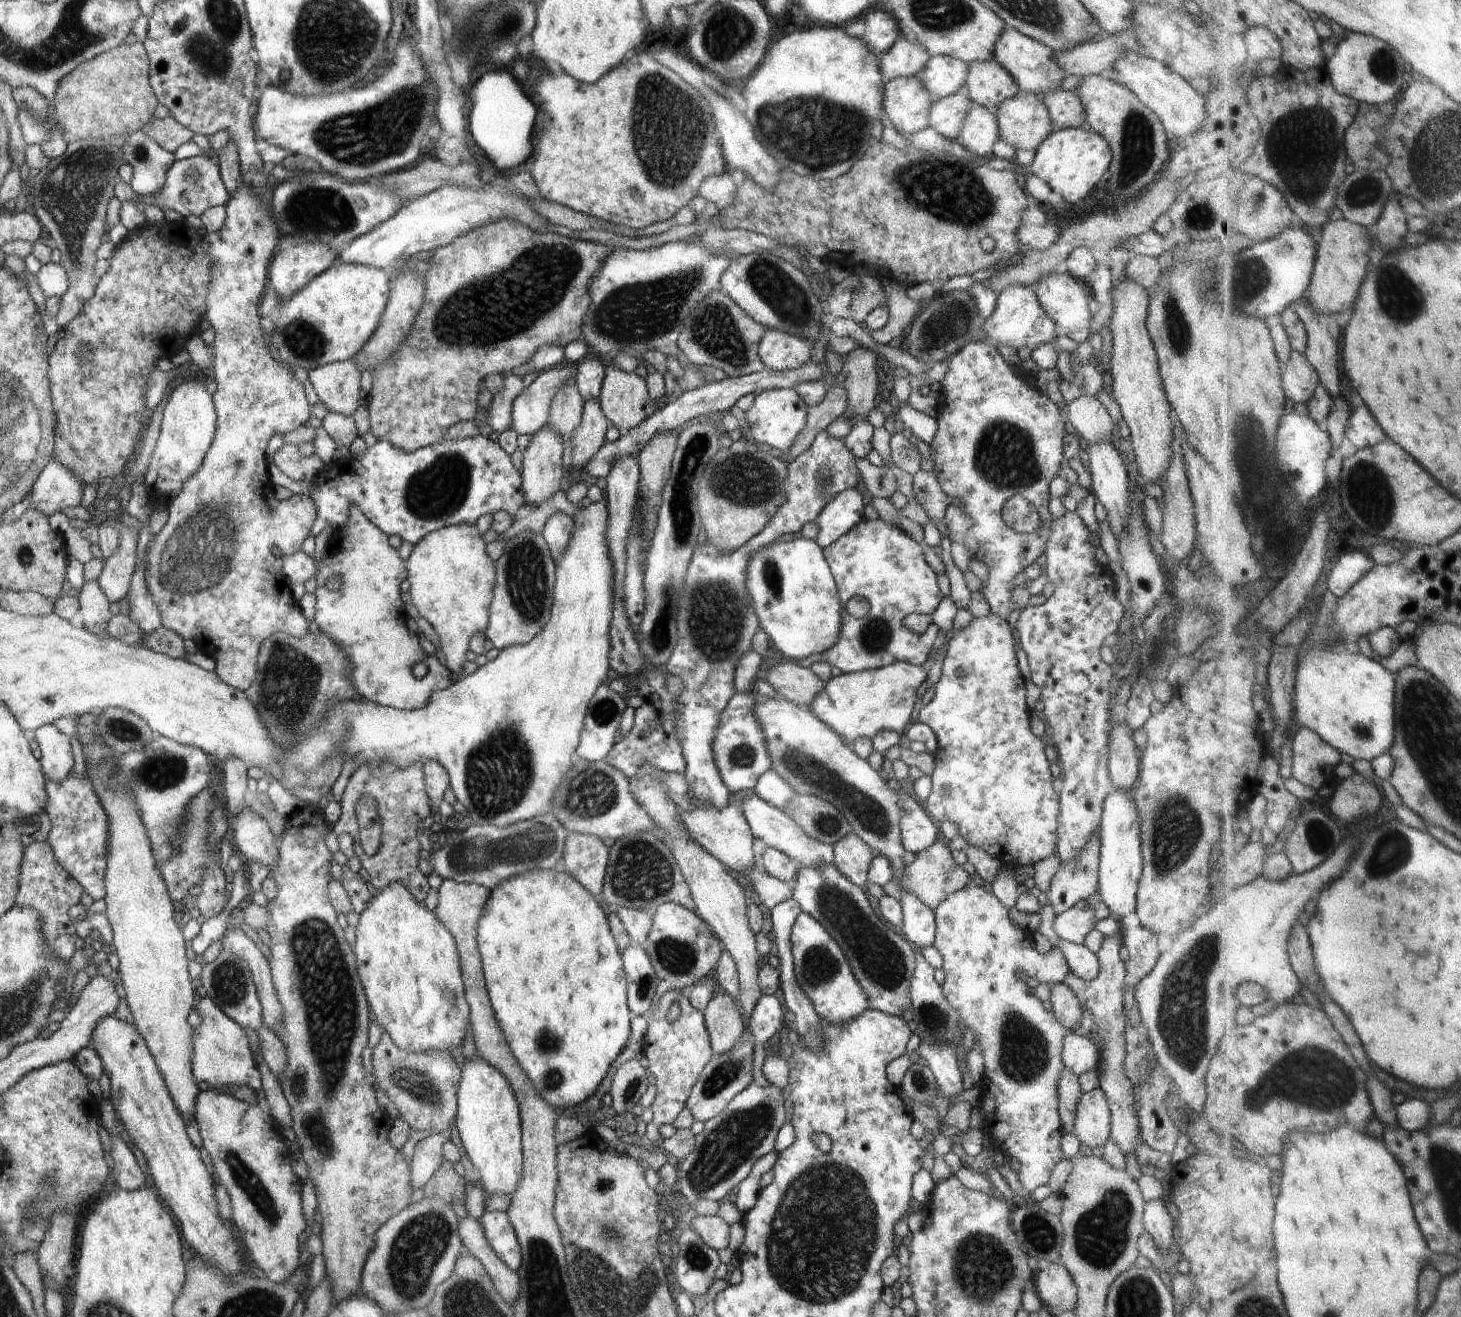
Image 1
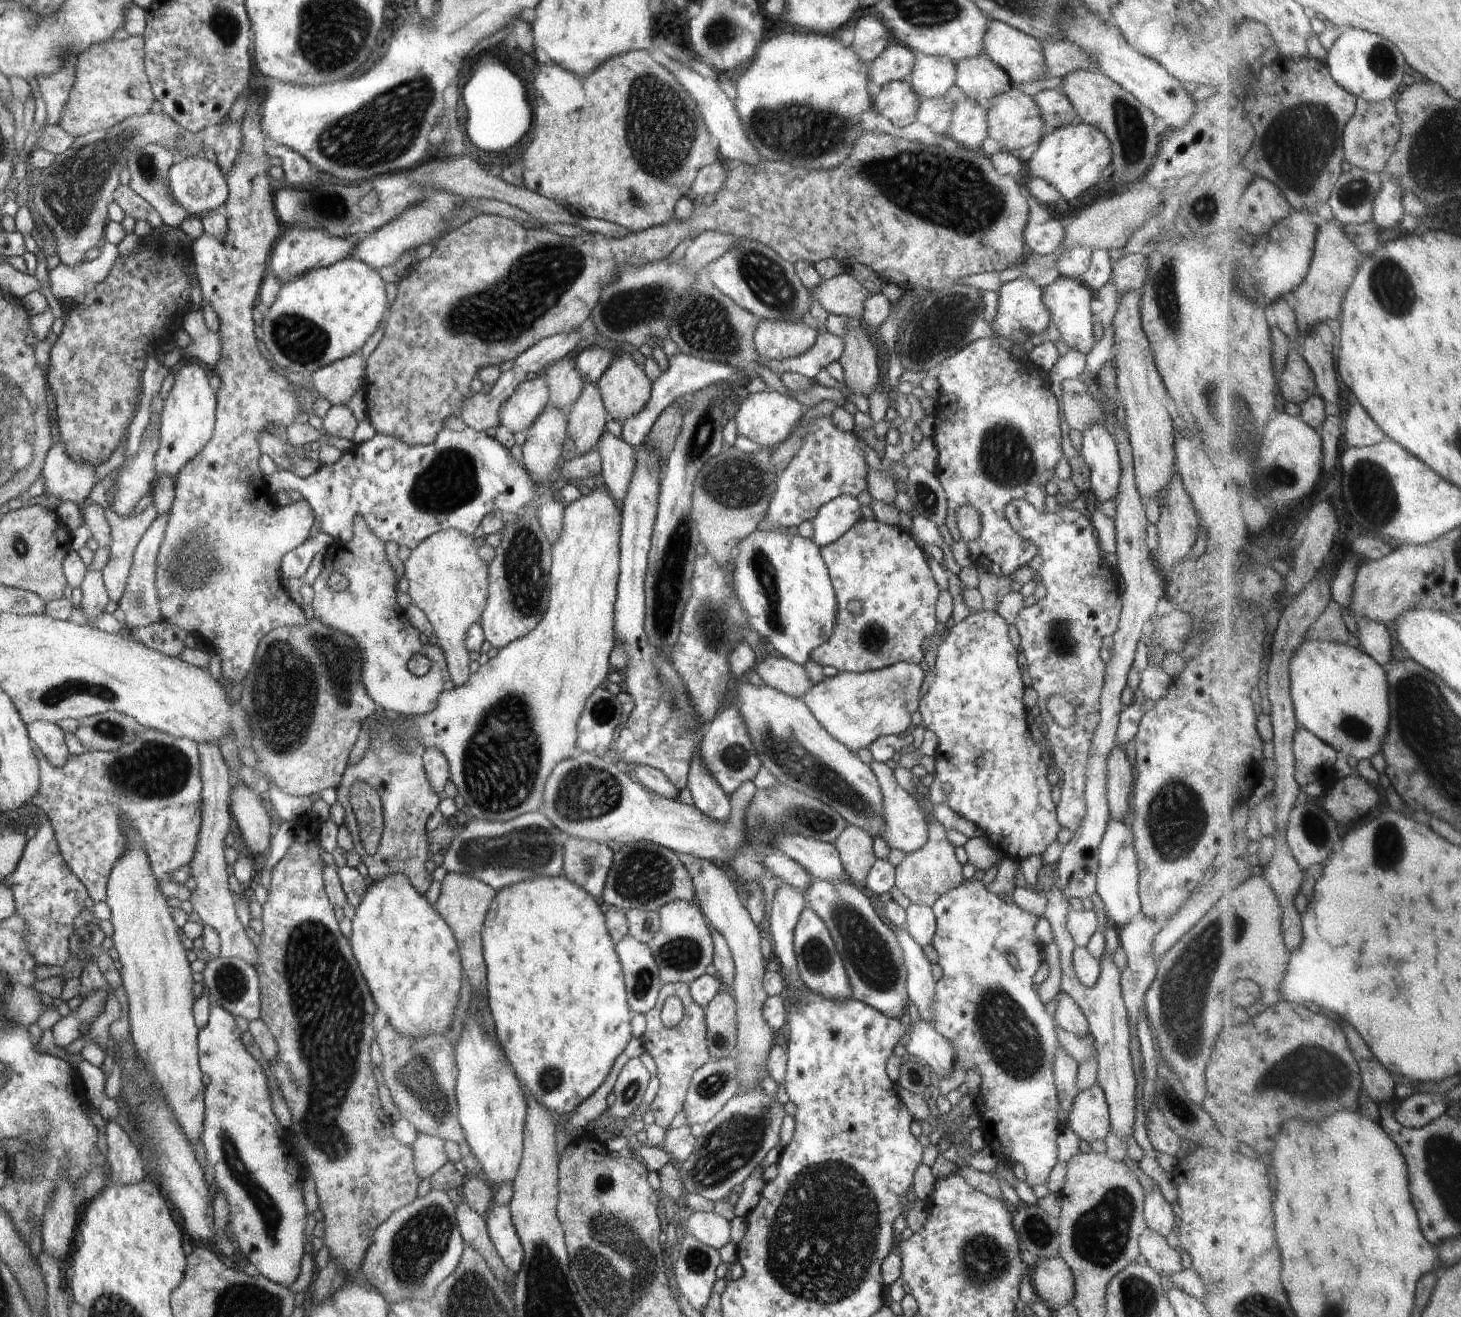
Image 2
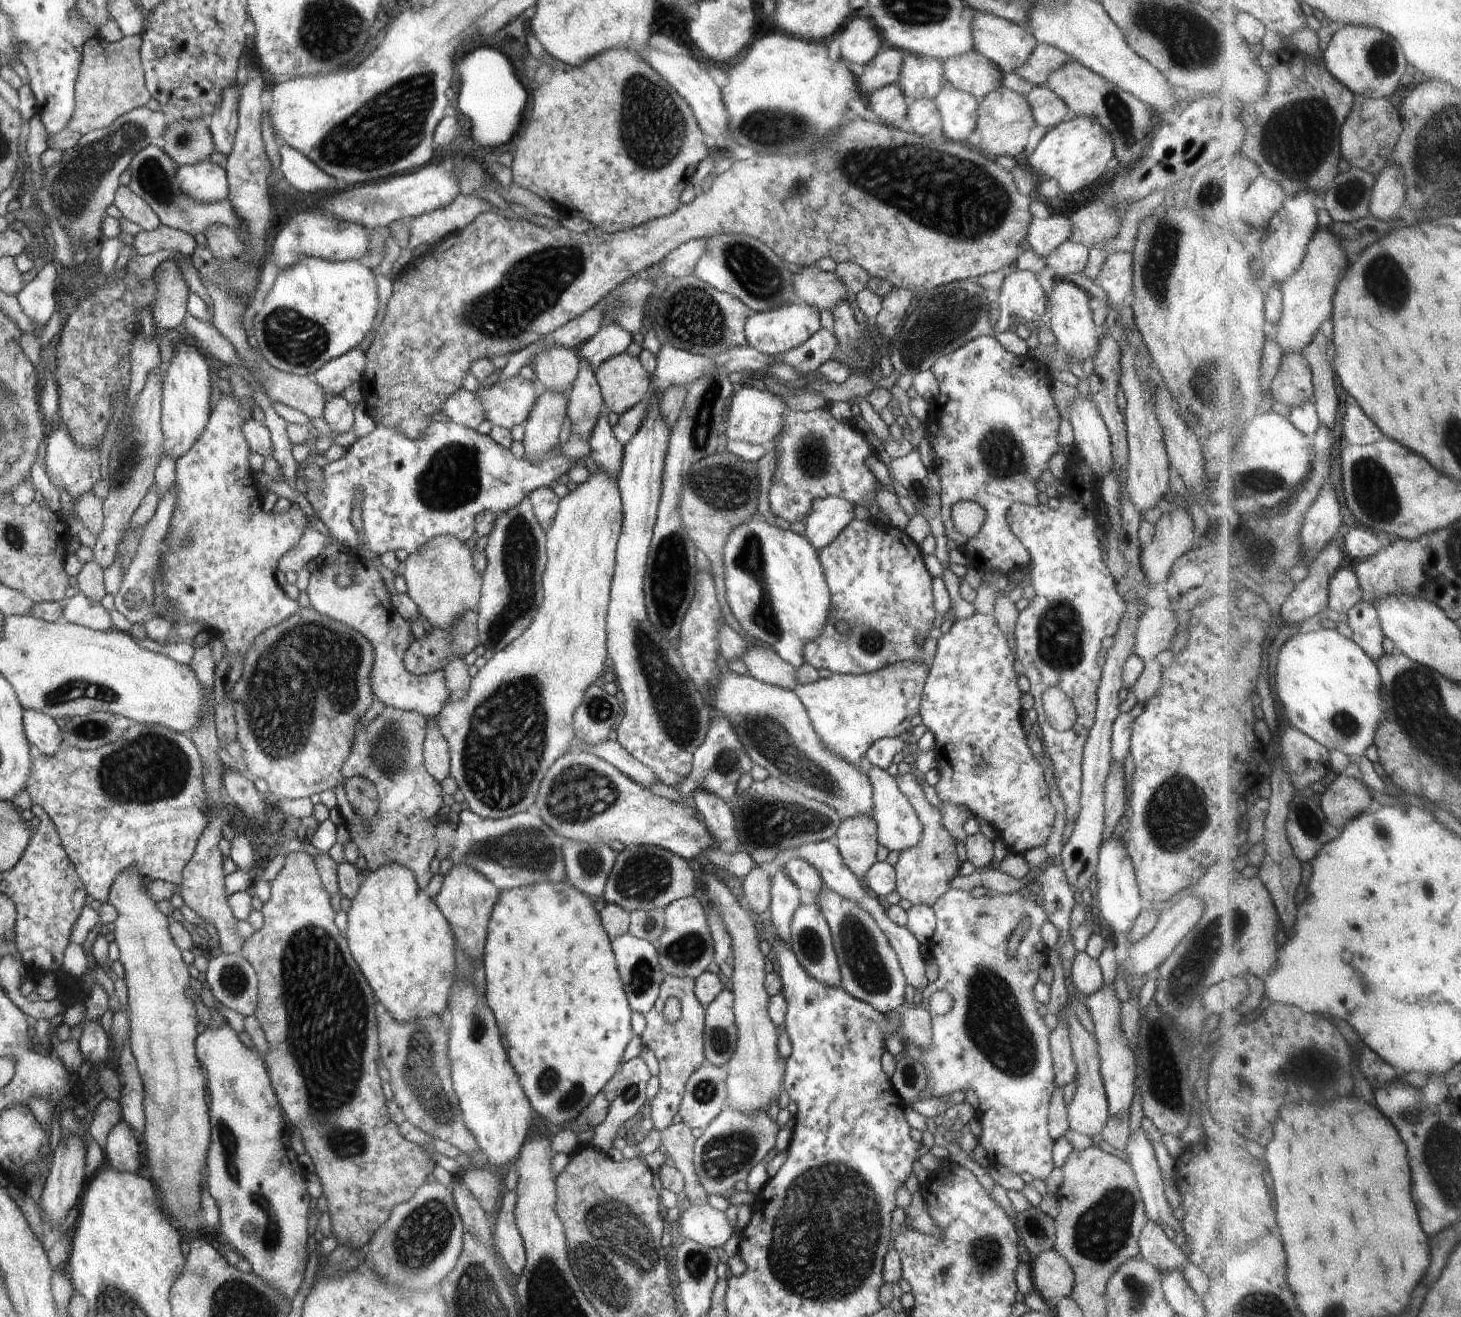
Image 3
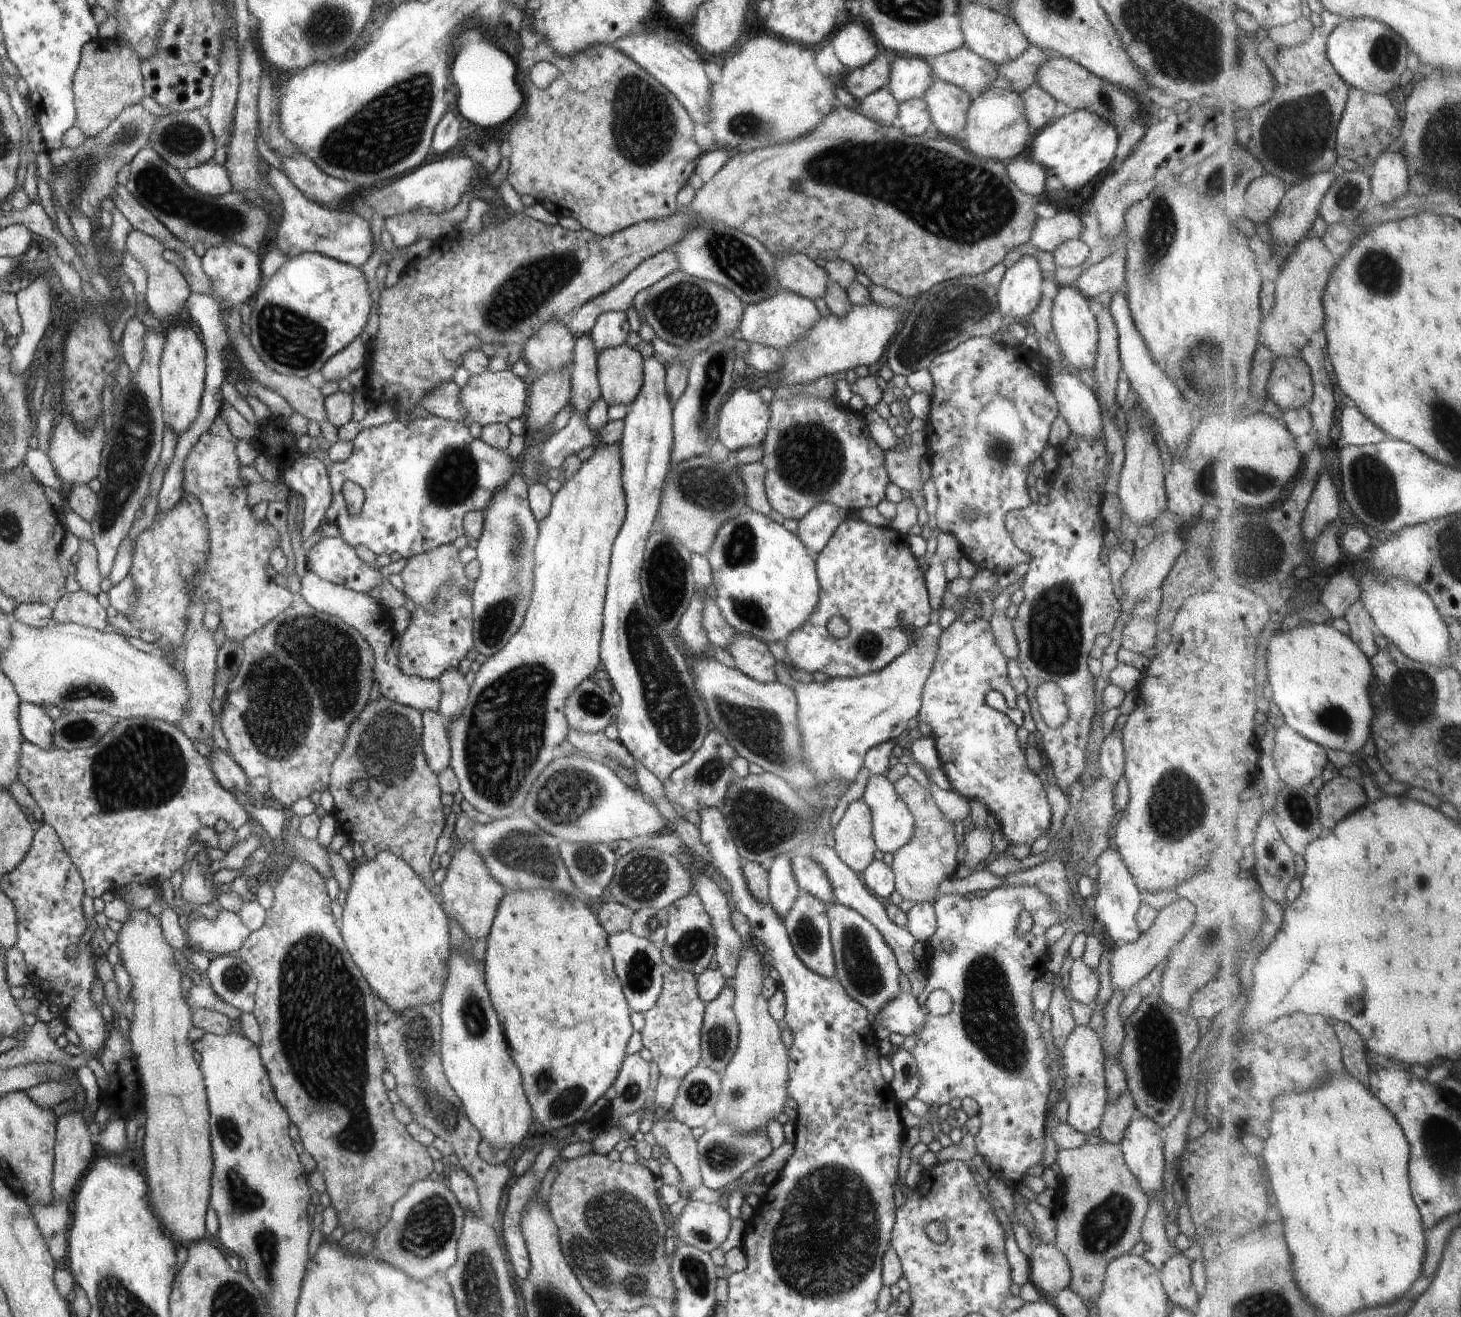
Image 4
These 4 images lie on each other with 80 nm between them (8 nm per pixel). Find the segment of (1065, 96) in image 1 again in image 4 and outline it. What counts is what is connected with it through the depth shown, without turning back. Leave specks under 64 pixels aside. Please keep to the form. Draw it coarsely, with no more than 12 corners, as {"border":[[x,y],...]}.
{"border":[[1039,84],[1019,95],[1031,132],[1054,120],[1057,100]]}

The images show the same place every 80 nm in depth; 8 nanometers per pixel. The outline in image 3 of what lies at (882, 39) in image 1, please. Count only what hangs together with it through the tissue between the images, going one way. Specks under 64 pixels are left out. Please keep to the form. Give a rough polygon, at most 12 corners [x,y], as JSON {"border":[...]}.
{"border":[[869,18],[841,32],[841,56],[868,64],[885,47]]}

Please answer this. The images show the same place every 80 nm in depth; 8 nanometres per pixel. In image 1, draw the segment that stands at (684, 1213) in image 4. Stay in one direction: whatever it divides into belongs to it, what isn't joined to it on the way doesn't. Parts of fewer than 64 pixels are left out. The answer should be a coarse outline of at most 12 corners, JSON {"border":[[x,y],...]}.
{"border":[[694,1214],[687,1225],[713,1250],[729,1246],[729,1225]]}

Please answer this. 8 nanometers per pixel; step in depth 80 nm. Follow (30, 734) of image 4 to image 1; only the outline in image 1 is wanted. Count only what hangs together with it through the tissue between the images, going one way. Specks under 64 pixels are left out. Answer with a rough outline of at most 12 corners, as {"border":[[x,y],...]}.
{"border":[[55,725],[36,728],[42,773],[61,782],[72,772],[70,736]]}

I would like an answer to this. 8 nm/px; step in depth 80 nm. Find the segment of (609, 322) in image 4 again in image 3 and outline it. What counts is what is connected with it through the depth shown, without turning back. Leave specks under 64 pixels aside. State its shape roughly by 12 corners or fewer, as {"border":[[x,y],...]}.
{"border":[[616,322],[602,324],[577,349],[596,371],[625,352],[633,338]]}

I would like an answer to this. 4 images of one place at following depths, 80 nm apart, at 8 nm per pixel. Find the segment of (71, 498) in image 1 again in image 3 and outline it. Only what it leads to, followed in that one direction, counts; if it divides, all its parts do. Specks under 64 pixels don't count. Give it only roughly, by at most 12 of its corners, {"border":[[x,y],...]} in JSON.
{"border":[[49,432],[45,471],[72,498],[100,480],[99,448]]}

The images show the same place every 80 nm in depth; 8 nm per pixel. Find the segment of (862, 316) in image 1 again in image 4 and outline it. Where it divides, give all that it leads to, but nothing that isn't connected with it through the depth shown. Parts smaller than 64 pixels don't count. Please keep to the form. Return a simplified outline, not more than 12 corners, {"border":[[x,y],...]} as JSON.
{"border":[[778,255],[784,290],[812,302],[825,298],[830,276],[804,255]]}

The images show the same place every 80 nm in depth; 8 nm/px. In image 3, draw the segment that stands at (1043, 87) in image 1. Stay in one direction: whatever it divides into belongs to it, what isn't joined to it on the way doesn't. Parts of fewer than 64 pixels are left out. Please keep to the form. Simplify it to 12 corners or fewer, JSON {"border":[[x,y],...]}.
{"border":[[973,10],[975,50],[1014,74],[1036,48],[1032,33]]}

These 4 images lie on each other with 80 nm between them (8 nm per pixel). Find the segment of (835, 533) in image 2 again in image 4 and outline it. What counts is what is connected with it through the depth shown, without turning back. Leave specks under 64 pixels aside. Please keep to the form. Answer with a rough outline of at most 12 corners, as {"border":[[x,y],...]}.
{"border":[[819,502],[798,522],[797,534],[814,558],[848,511]]}

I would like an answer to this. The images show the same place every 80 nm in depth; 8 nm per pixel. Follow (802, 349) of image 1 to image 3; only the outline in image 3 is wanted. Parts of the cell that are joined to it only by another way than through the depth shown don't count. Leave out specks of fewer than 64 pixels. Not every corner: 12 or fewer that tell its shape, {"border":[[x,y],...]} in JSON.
{"border":[[798,300],[752,312],[748,345],[777,356],[821,329],[818,308]]}

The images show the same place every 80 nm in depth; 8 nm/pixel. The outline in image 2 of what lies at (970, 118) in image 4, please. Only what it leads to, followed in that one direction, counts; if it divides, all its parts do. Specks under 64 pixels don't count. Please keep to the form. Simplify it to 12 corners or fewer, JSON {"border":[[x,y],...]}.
{"border":[[1019,89],[990,100],[988,139],[1012,154],[1047,131]]}

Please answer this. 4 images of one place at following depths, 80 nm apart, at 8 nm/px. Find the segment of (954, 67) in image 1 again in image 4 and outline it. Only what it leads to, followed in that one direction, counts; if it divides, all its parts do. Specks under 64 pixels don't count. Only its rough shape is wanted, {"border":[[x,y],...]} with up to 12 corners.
{"border":[[890,54],[886,88],[901,105],[935,78],[928,60]]}

